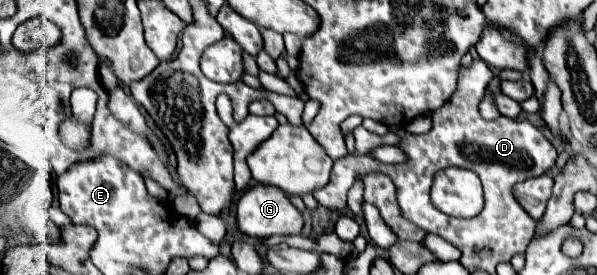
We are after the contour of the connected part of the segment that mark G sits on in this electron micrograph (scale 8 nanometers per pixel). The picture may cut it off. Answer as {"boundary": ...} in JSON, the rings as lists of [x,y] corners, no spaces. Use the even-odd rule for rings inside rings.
{"boundary":[[[256,184],[254,188],[246,190],[240,196],[236,204],[236,220],[238,220],[238,228],[244,234],[256,236],[256,238],[270,238],[274,234],[280,234],[280,236],[300,234],[304,228],[304,218],[300,210],[290,202],[288,194],[284,194],[276,186],[262,186],[262,184]]]}

